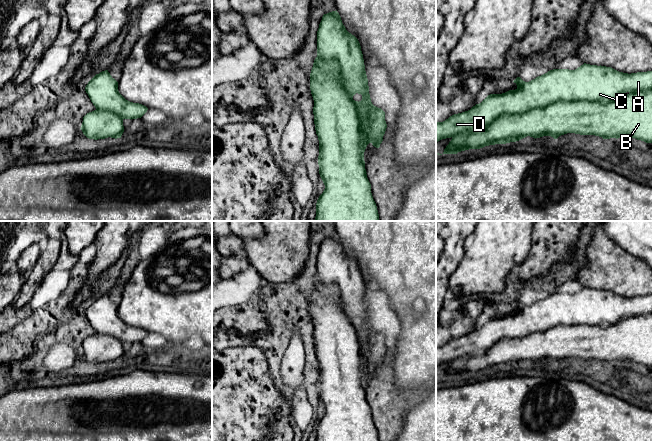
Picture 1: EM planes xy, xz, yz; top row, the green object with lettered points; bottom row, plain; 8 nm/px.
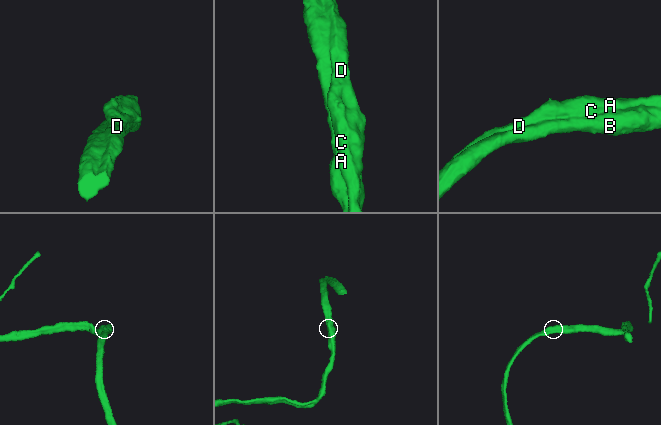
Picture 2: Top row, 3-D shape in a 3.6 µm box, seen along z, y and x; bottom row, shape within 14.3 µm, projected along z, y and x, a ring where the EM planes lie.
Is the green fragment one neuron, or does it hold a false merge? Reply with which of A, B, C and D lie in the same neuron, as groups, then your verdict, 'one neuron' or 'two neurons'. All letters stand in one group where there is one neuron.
A B C D | one neuron

